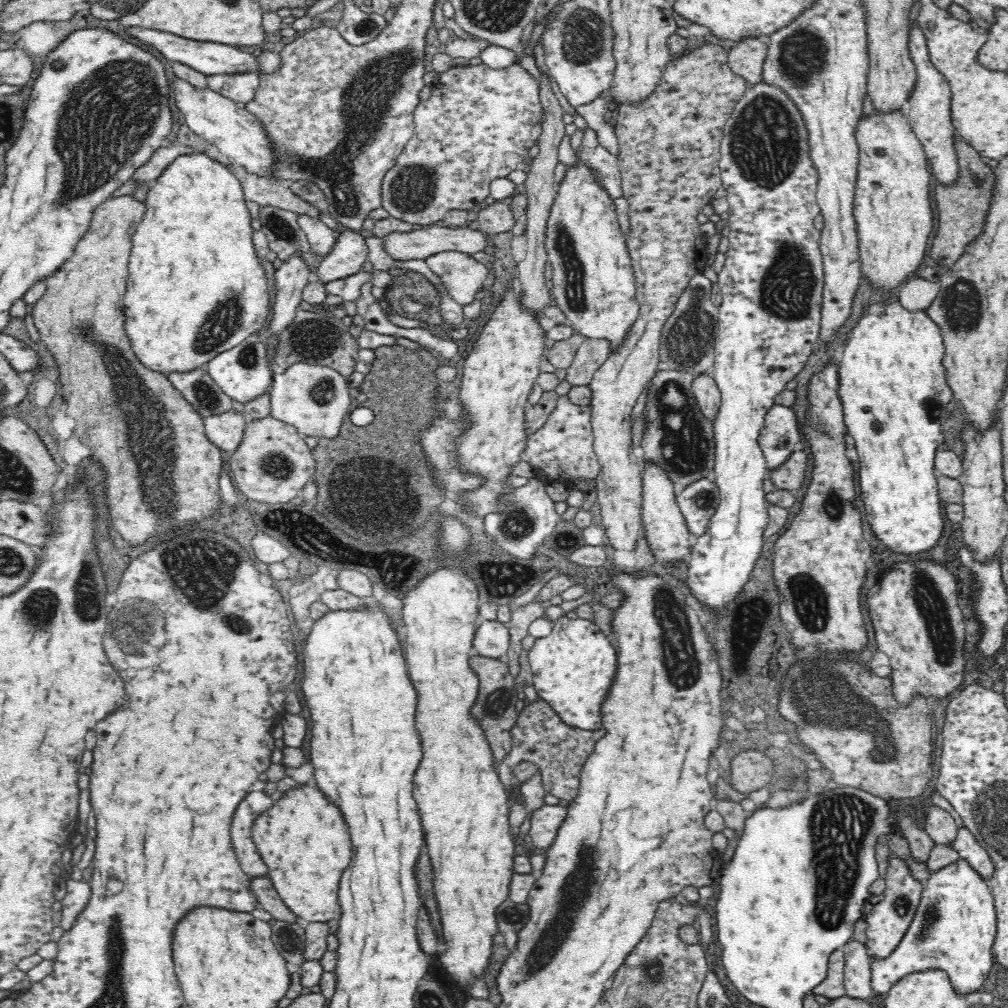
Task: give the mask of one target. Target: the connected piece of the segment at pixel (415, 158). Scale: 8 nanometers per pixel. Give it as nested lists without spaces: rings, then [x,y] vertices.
[[[518,62],[504,70],[486,65],[451,67],[431,86],[432,96],[420,101],[413,116],[415,133],[396,164],[384,175],[381,201],[384,210],[399,220],[426,227],[438,224],[452,210],[468,211],[490,196],[492,180],[504,178],[529,161],[529,150],[539,142],[543,107],[539,83]]]

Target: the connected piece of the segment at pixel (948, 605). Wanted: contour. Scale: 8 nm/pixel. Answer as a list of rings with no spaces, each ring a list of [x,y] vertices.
[[[926,558],[896,562],[882,574],[874,590],[868,590],[866,606],[877,648],[890,662],[894,697],[902,707],[916,696],[941,700],[960,689],[966,664],[966,624],[958,606],[956,578],[948,570]]]

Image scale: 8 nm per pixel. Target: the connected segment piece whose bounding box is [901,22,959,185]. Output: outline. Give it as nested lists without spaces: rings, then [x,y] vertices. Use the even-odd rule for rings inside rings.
[[[918,22],[909,29],[909,53],[915,64],[916,86],[910,93],[908,106],[901,112],[907,115],[912,131],[921,143],[925,156],[930,160],[930,166],[932,166],[932,172],[934,172],[936,180],[944,183],[944,185],[949,185],[956,182],[959,171],[958,156],[955,151],[956,142],[954,142],[957,134],[954,134],[956,130],[955,126],[952,126],[952,118],[950,118],[950,86],[945,76],[932,63],[926,37],[922,33]]]

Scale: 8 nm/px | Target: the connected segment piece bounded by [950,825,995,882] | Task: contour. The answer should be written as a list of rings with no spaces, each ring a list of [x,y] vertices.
[[[964,825],[958,828],[956,838],[950,844],[960,858],[968,861],[972,869],[988,882],[995,869],[988,851],[976,840]]]

